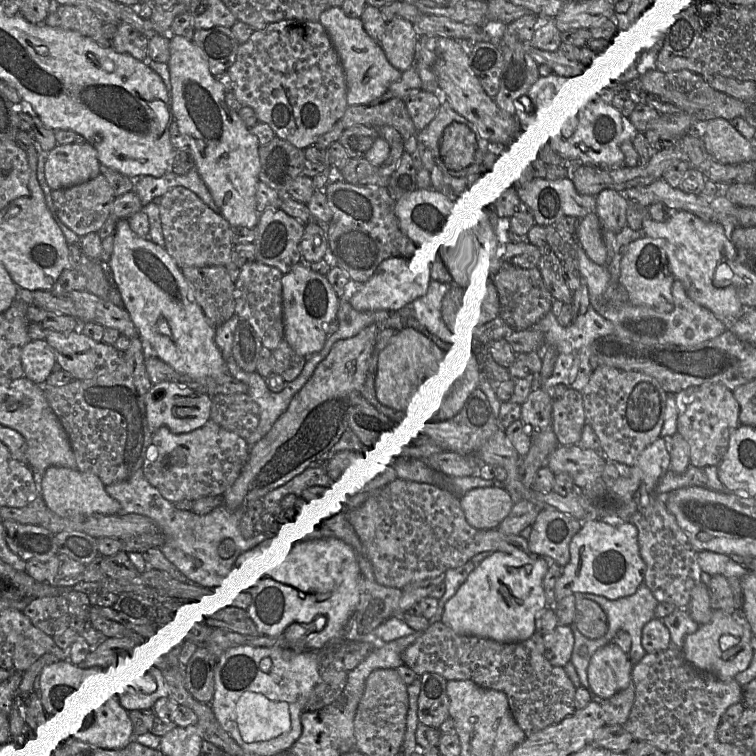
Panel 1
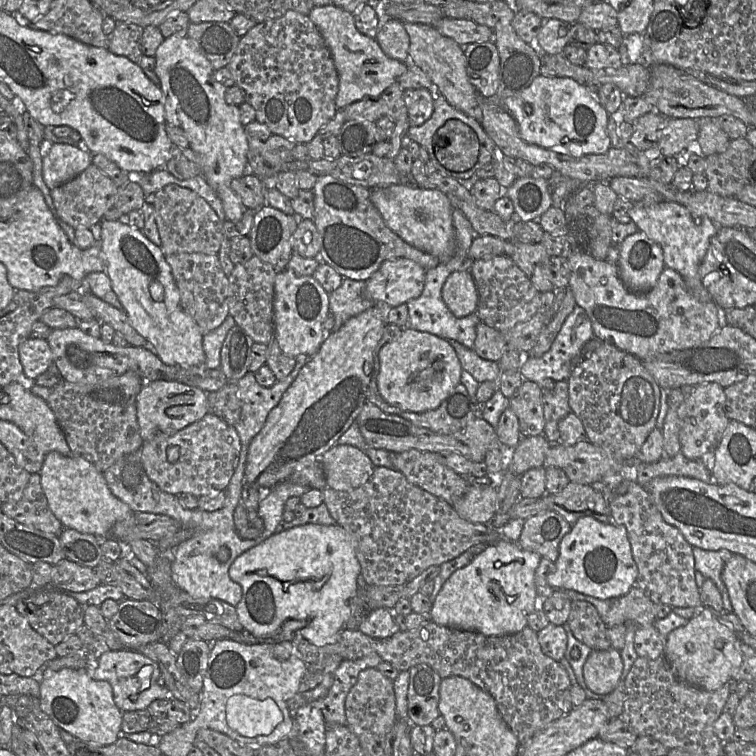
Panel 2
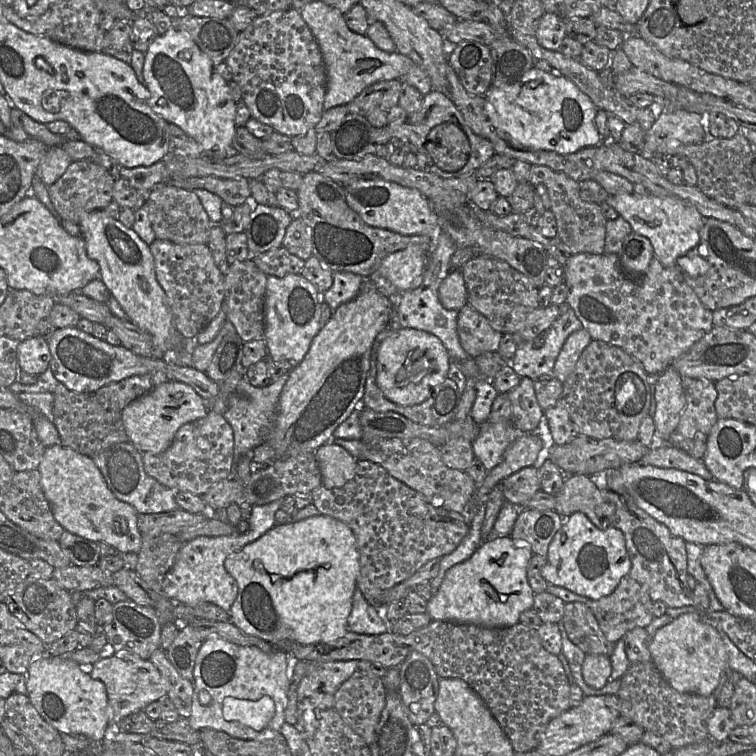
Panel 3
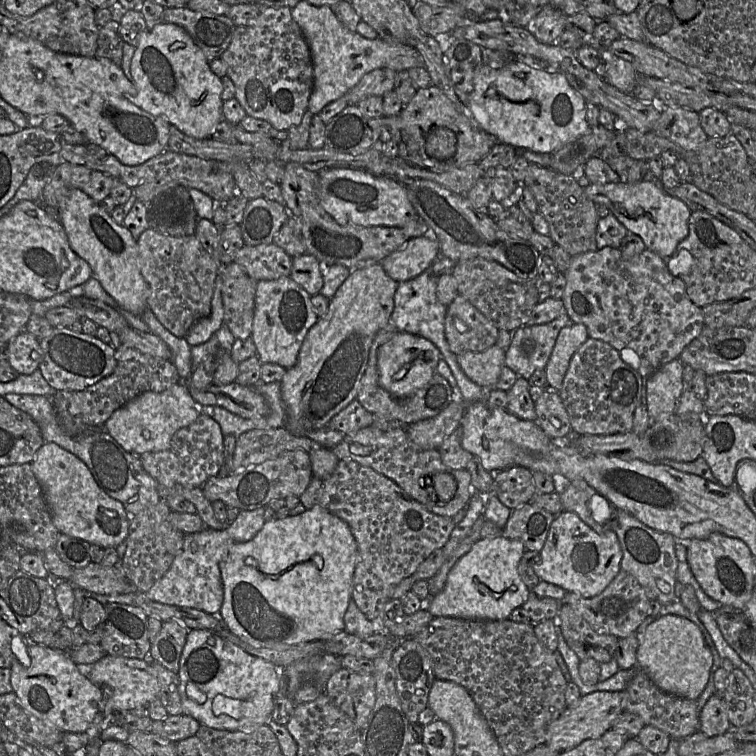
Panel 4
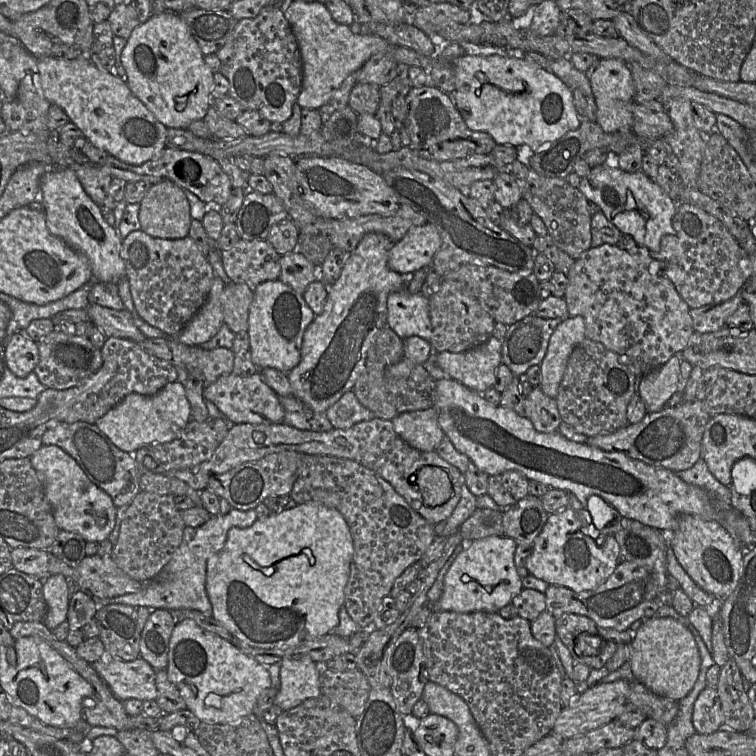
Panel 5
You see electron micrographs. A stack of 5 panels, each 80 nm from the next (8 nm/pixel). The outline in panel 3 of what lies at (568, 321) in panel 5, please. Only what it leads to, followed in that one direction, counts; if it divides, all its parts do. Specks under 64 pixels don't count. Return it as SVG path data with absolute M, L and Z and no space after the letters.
M585 328L573 332L567 338L557 357L552 377L564 383L574 370L582 352L591 341L592 337Z

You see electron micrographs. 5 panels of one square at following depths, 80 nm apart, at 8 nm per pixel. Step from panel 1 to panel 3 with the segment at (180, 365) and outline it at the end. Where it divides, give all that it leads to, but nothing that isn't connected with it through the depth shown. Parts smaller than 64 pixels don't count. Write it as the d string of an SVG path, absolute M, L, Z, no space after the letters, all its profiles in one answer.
M103 210L88 213L78 225L88 257L99 265L100 280L127 313L132 324L148 333L164 354L176 349L180 341L178 337L181 337L174 326L165 292L156 279L149 245L132 228L127 228Z

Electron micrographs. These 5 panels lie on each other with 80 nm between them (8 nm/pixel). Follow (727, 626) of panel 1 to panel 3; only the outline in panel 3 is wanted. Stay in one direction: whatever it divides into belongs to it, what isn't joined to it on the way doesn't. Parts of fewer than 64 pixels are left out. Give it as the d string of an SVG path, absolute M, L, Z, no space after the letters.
M706 611L687 613L661 627L651 638L652 662L678 692L709 696L717 689L728 669L728 655L718 629L708 622Z

